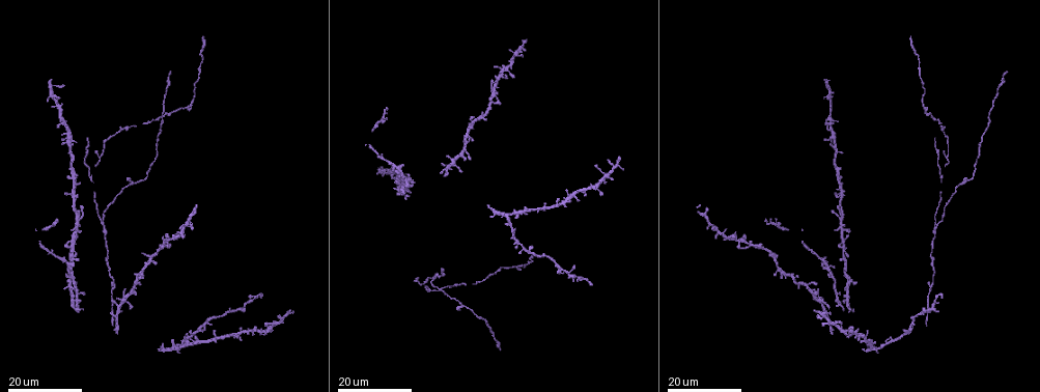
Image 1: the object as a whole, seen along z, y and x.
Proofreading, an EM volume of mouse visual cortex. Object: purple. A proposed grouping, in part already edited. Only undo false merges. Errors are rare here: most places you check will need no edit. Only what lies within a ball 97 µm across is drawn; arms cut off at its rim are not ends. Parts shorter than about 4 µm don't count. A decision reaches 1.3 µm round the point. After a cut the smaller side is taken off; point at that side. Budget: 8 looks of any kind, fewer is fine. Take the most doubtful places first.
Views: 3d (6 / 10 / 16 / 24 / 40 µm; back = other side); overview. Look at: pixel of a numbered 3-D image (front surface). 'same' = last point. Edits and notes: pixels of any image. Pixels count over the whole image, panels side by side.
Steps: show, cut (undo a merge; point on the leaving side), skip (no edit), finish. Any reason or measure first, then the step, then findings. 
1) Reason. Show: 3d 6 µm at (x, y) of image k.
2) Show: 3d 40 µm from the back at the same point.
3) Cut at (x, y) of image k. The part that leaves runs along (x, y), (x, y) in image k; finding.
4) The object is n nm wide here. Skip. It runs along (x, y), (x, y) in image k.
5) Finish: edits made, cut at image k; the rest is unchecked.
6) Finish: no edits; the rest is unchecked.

Three arms meet. Show: 3d 16 µm at (101, 154) of image 1.

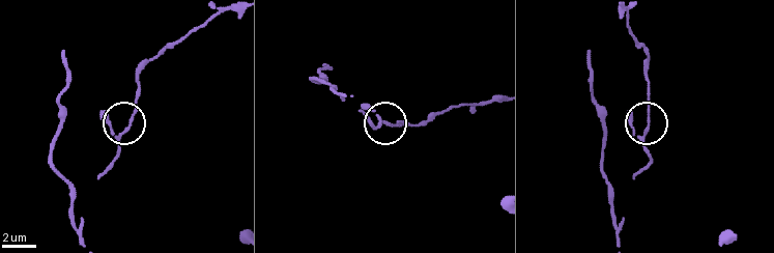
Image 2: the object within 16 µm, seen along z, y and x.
Show: 3d 6 µm at (387, 124) of image 2.

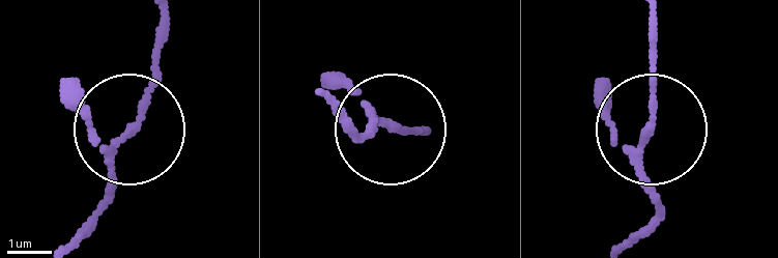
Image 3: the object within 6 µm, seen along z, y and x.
The object is 140 nm wide here. Skip. All the same neuron.

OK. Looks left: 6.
Three-way junction. Show: 3d 16 µm at (938, 223) of image 1.

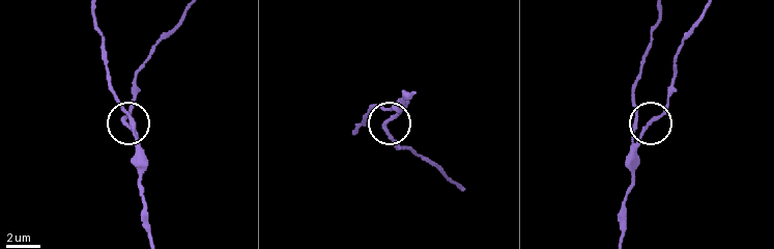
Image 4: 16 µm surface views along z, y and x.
Show: 3d 10 µm at (643, 126) of image 4.

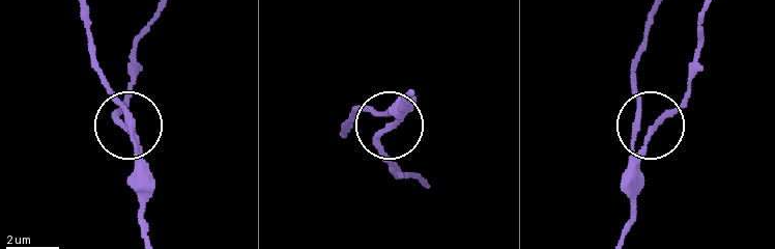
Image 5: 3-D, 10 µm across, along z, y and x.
Skip. It runs along (621, 236), (634, 209), (634, 162), (648, 135), (634, 71) in image 5; one neuron here.

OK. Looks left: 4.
Two arms at a narrow angle. Show: 3d 24 µm at (501, 268) of image 1.

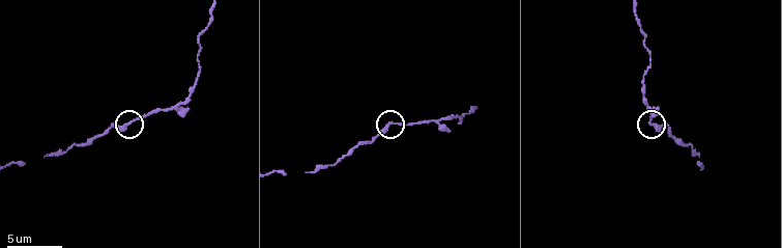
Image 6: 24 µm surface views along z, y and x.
Show: 3d 6 µm at (654, 125) of image 6.

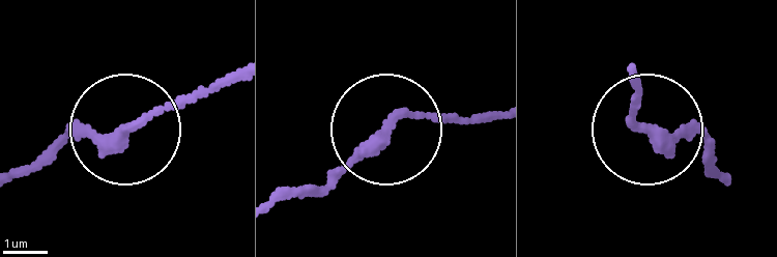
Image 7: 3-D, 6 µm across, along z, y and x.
Show: 3d 6 µm from the back at (392, 126) of image 7.

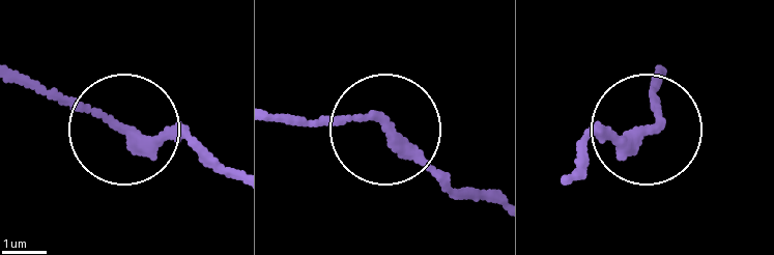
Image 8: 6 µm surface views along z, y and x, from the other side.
Skip. It runs along (235, 172), (179, 138), (68, 105), (17, 72) in image 8; all the same neuron.

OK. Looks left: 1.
Finish: no edits; the rest is unchecked.

